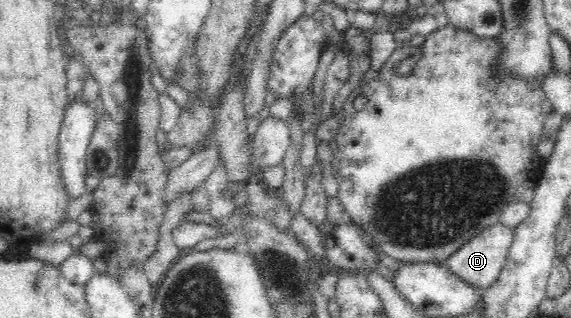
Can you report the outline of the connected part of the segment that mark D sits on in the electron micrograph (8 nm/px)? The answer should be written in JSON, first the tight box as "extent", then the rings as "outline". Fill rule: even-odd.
{"extent":[445,223,514,288],"outline":[[[501,223],[486,227],[478,235],[463,243],[453,255],[447,257],[445,265],[461,280],[475,288],[488,288],[497,281],[505,265],[509,248],[514,238],[514,228],[509,228]]]}

